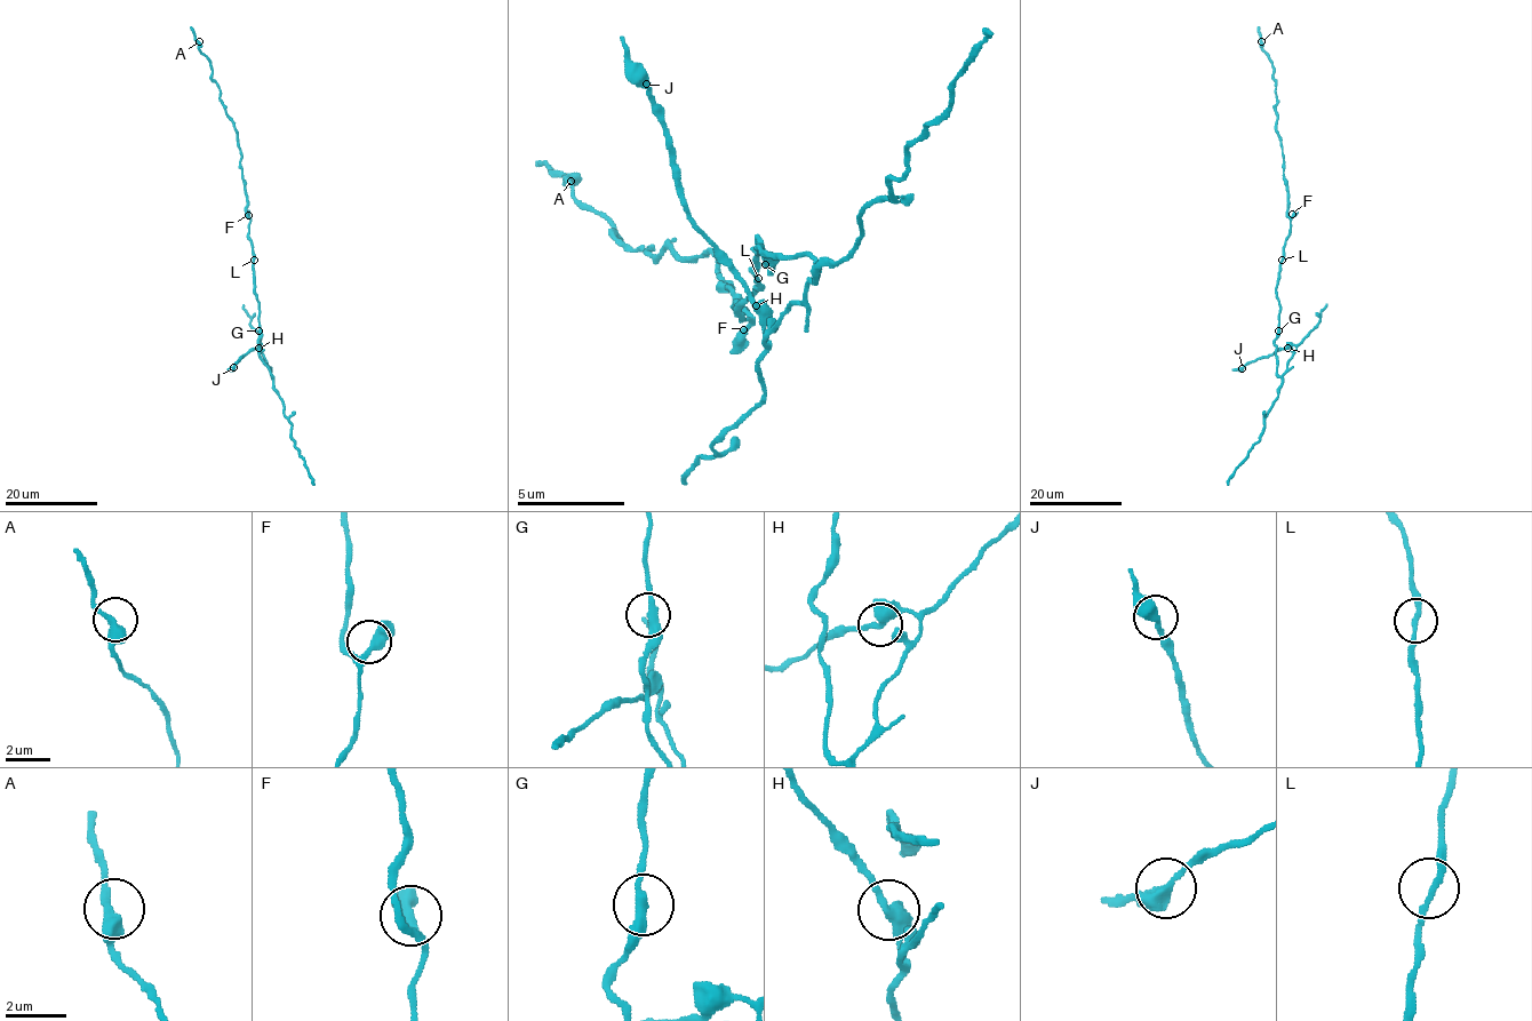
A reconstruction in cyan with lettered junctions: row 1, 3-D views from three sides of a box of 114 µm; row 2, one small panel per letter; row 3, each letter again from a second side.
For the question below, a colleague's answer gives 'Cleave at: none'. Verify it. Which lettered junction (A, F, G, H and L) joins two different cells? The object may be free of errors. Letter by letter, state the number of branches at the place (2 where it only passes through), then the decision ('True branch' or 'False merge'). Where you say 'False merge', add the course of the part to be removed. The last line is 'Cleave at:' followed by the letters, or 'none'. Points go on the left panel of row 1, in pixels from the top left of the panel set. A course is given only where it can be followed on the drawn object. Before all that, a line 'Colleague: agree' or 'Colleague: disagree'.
Colleague: disagree
A: Branches: 2. True branch
F: Branches: 3. True branch
G: Branches: 2. True branch
H: Branches: 2. False merge. Course of the part to remove: (258, 348), (253, 348), (228, 369)
L: Branches: 2. True branch
Cleave at: H

